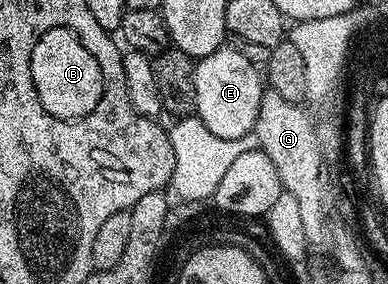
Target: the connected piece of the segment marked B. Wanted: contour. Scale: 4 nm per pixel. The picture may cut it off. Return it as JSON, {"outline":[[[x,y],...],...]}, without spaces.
{"outline":[[[54,27],[47,30],[34,44],[33,54],[30,56],[30,74],[33,75],[34,89],[37,90],[41,106],[55,120],[81,120],[96,108],[104,92],[104,78],[97,60],[79,39],[75,32],[65,27]]]}

